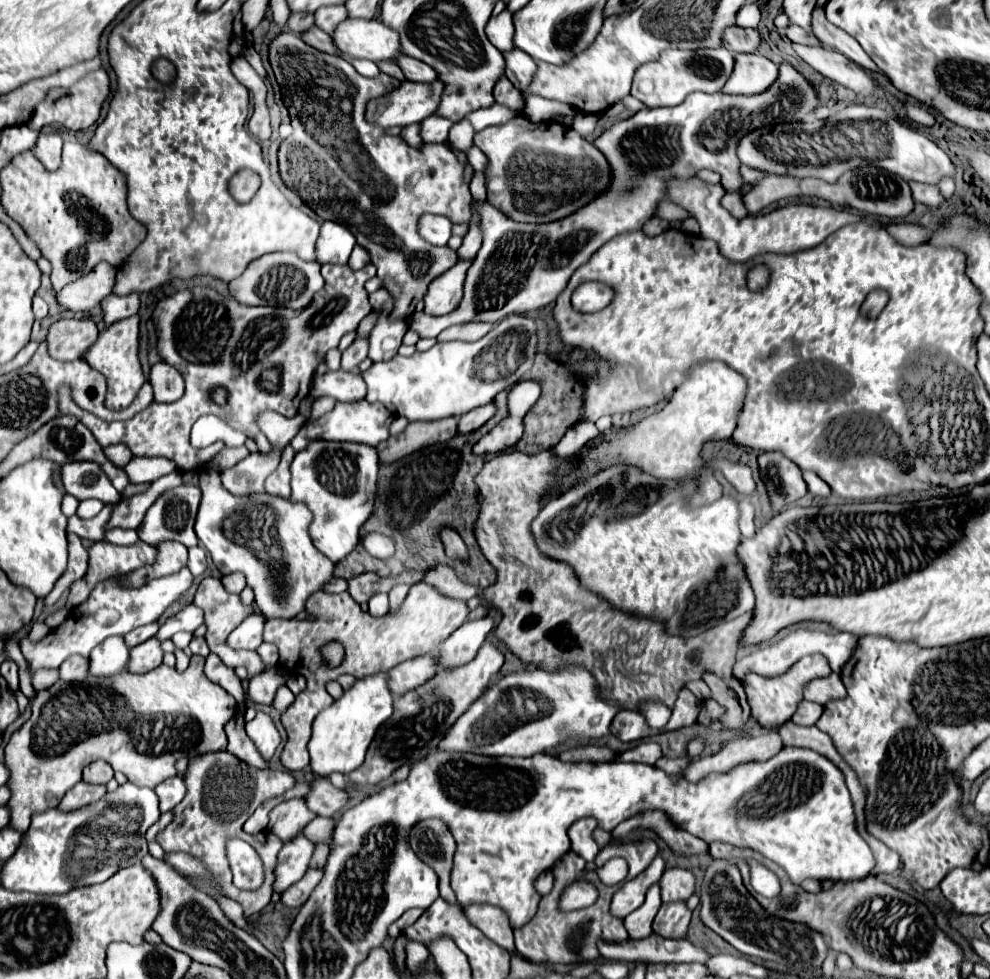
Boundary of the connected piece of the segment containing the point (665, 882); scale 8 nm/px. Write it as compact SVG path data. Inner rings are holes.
M670 868L664 872L660 887L662 887L662 893L660 893L662 901L674 901L674 899L686 901L695 893L695 877L687 869ZM674 887L678 887L678 891L674 891Z

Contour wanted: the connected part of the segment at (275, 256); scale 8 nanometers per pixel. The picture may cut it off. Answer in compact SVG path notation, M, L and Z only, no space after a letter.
M268 253L248 263L246 271L228 283L230 295L242 305L274 305L304 309L316 291L324 287L320 265L316 261L304 261L296 253Z

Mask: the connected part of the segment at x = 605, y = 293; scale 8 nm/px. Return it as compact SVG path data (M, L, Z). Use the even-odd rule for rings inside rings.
M582 283L572 293L572 305L582 313L594 313L606 307L612 299L614 291L604 283Z

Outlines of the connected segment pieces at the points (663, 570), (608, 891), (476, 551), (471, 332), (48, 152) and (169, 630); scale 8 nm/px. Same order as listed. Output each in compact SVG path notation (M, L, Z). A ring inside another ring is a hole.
M616 465L610 467L602 473L598 473L596 477L592 477L588 483L574 487L572 491L568 491L566 495L562 495L560 499L554 499L550 503L546 503L540 513L534 517L534 521L530 523L534 541L538 545L538 551L554 561L560 561L564 565L570 565L576 579L580 581L580 585L584 589L588 589L590 593L594 593L600 599L606 599L606 603L610 603L612 607L616 607L622 613L630 613L630 615L642 615L648 619L654 619L658 623L664 625L664 629L670 635L678 635L678 637L696 637L712 627L716 627L722 621L730 621L740 617L746 611L752 611L754 607L754 593L750 589L750 583L746 581L746 575L742 571L742 565L736 559L736 547L740 545L740 529L738 529L738 501L724 495L722 499L718 499L712 505L700 507L700 509L688 509L684 503L684 495L694 491L694 481L682 481L682 483L668 483L668 481L658 481L642 471L636 471L636 467L624 467L624 465Z
M586 871L582 877L586 879L594 879L596 887L600 891L598 901L592 907L580 909L580 911L572 911L572 913L562 913L556 911L556 903L558 903L558 895L560 895L560 885L556 887L556 891L552 889L548 895L542 897L540 905L538 905L538 913L534 915L534 919L530 923L526 923L524 927L514 929L514 941L516 947L518 943L526 943L526 961L532 963L590 963L600 959L600 951L598 951L598 943L606 941L606 943L622 943L626 941L628 933L624 929L622 919L612 917L610 915L610 899L616 891L614 887L608 887L604 883L600 883L596 871Z
M496 415L490 421L486 421L484 427L478 431L472 431L468 435L456 435L454 439L450 439L446 443L426 447L396 463L380 465L374 511L368 517L368 521L362 525L360 535L364 537L372 531L382 533L394 541L396 553L390 559L376 559L362 545L358 545L346 559L342 559L334 565L334 577L350 579L350 577L356 577L366 571L374 571L380 577L394 577L394 575L400 575L410 569L422 571L422 569L432 569L432 567L444 563L444 565L450 565L452 569L456 569L458 579L462 579L464 583L478 585L482 589L488 587L488 583L494 583L494 569L490 567L490 563L486 563L486 559L476 543L476 537L474 537L474 521L478 517L474 475L478 475L478 471L482 469L482 465L486 463L488 457L474 455L472 445L482 435L486 435L490 431L490 427L494 427L498 421L500 421L500 417ZM442 527L452 527L458 533L462 533L462 539L466 541L466 545L470 549L470 561L466 565L456 563L452 559L442 559L442 553L440 553L442 543L440 543L440 535L438 535L438 531ZM410 537L420 547L420 551L414 555L410 553L410 549L404 543Z
M462 323L462 325L454 325L454 327L444 329L438 335L438 341L478 341L492 327L494 327L494 323Z
M42 133L36 147L34 155L44 163L46 169L56 169L62 163L62 137L58 133Z
M190 603L182 611L178 611L174 617L166 619L166 623L156 633L156 639L160 639L160 641L170 639L178 631L194 633L202 623L204 623L204 611L200 607L196 607L194 603Z

